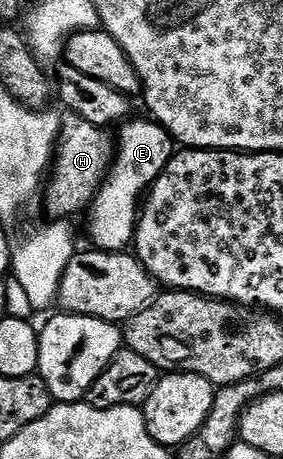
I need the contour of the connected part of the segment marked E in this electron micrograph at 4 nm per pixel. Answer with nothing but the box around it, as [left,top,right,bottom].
[88,121,174,252]

